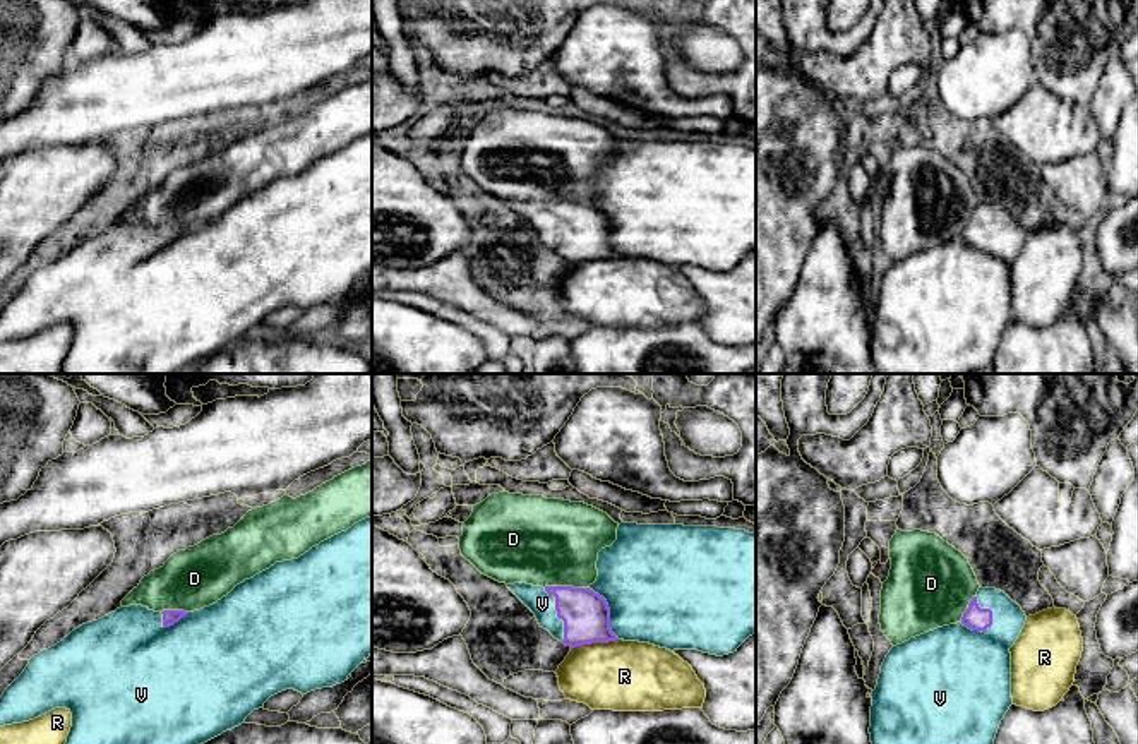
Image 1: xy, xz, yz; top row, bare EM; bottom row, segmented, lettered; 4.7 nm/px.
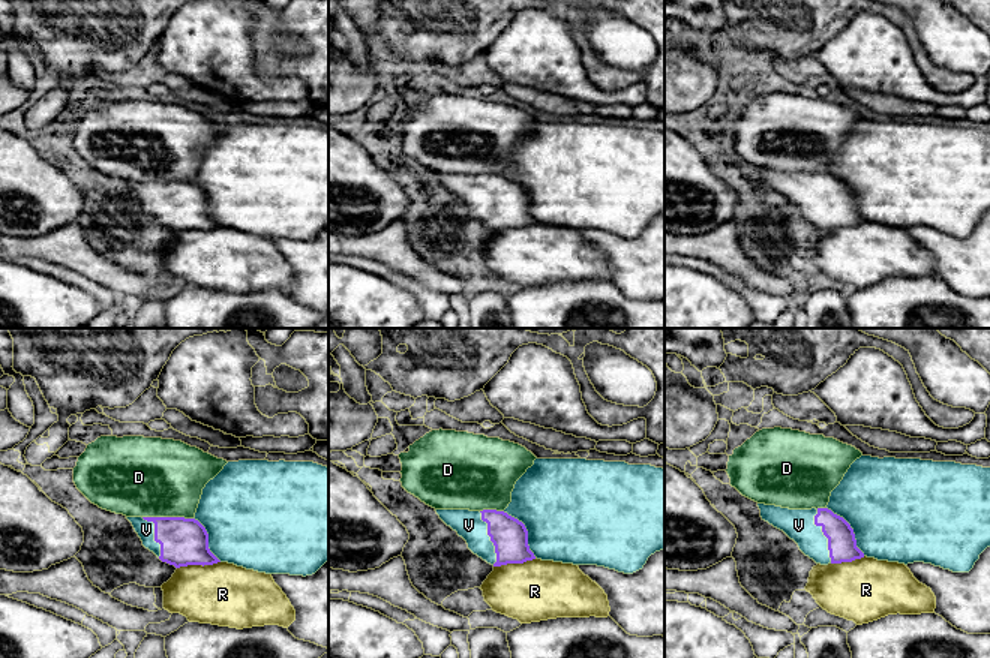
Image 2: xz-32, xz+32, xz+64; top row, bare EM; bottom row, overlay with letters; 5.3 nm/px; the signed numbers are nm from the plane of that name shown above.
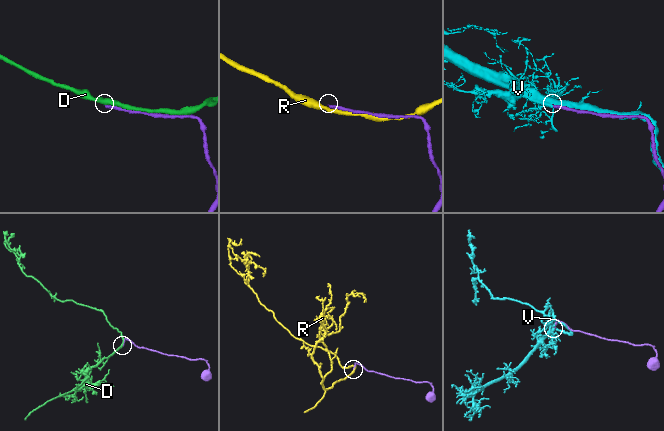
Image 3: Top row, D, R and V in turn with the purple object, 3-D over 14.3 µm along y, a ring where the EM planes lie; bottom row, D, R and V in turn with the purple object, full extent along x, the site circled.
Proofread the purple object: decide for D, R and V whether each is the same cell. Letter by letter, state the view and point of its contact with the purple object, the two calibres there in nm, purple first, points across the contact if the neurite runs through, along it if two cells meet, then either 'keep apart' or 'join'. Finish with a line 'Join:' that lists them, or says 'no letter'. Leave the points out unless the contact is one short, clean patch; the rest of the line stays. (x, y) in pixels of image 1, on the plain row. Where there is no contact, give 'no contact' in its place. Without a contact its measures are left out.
D: contact xz (566, 203); calibres 220 and 420 nm; keep apart
R: contact xz (593, 258); calibres 220 and 340 nm; keep apart
V: contact yz (991, 227); calibres 110 and 300 nm; join
Join: V

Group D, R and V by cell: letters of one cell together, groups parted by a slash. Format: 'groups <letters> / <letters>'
groups D / R / V

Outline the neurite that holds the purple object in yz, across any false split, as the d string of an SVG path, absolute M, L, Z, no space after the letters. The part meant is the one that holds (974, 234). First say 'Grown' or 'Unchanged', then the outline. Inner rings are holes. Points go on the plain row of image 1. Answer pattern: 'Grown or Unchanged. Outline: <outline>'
Grown. Outline: M979 204L956 240L896 261L872 307L871 358L876 374L975 374L992 369L1001 336L1013 321L1011 269L1027 231L1004 207Z

